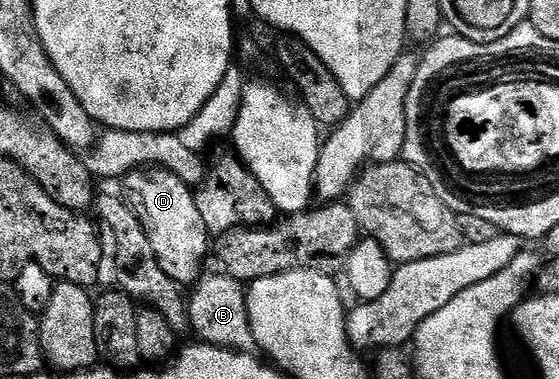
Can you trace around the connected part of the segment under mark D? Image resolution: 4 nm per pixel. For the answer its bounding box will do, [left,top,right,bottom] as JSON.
[123,167,211,285]

